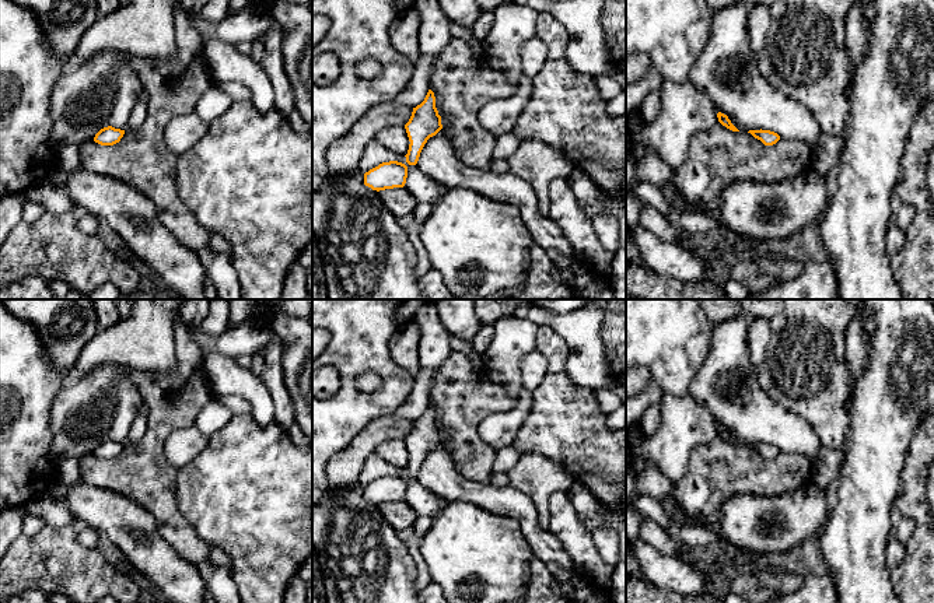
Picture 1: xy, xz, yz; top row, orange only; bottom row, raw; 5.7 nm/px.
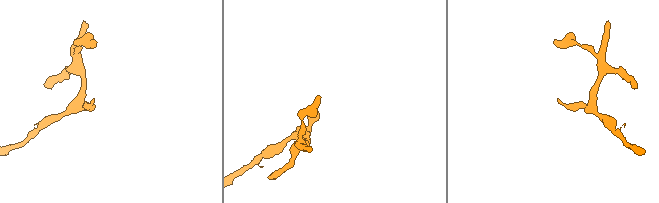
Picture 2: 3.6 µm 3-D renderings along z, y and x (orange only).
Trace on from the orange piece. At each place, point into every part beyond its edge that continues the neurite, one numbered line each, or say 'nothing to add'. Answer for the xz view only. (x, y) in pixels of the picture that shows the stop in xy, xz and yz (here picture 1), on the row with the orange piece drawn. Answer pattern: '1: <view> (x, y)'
nothing to add

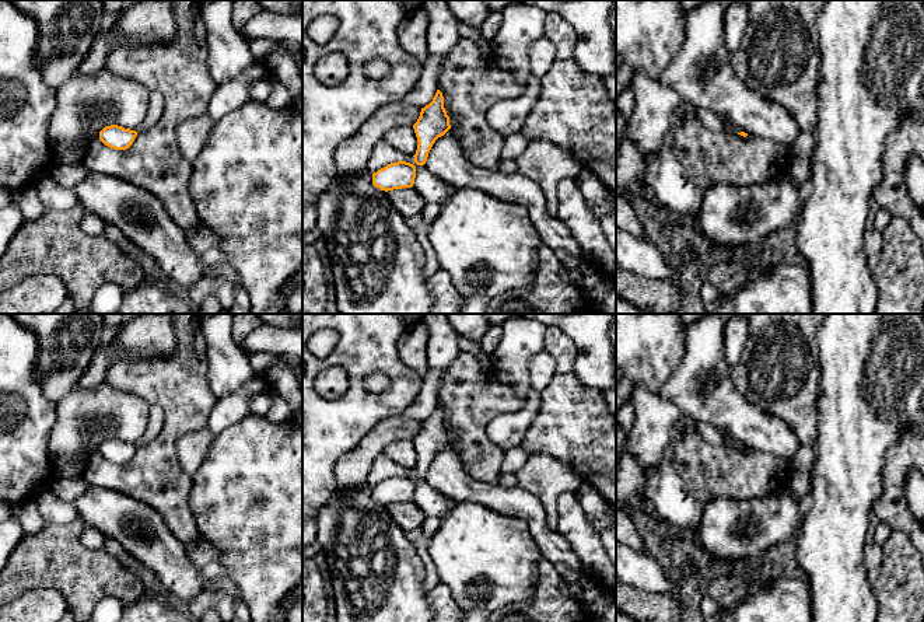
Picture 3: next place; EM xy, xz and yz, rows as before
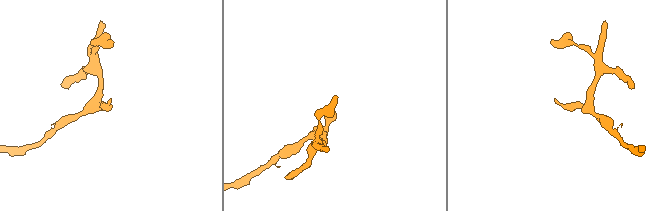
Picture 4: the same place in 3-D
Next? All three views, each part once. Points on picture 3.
nothing to add

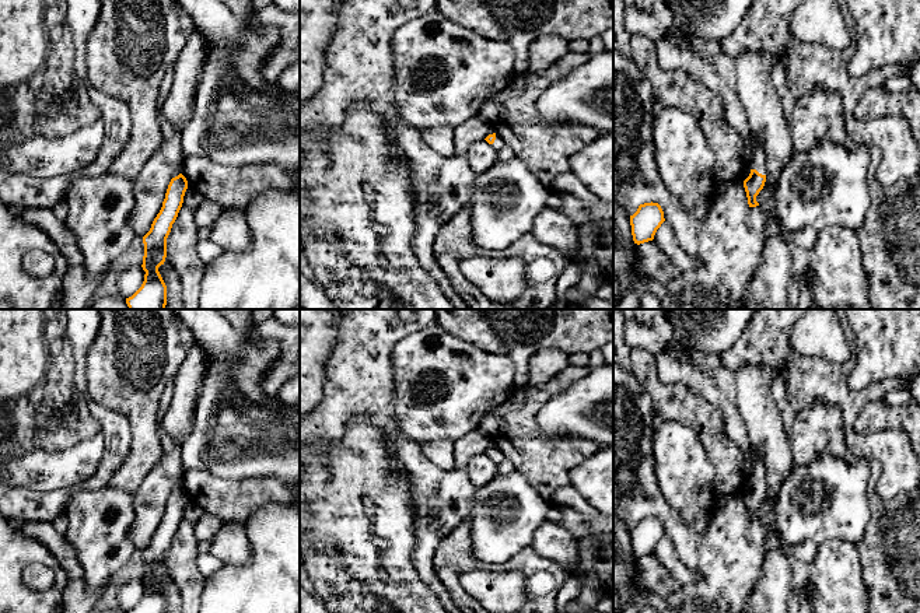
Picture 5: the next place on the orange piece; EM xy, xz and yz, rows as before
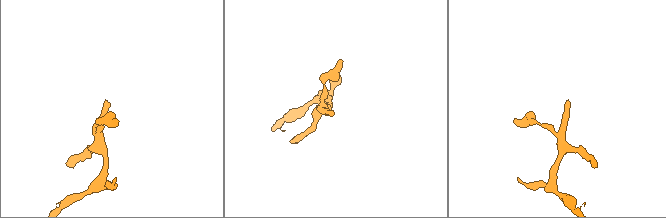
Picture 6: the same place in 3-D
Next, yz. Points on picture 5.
1: yz (758, 153)

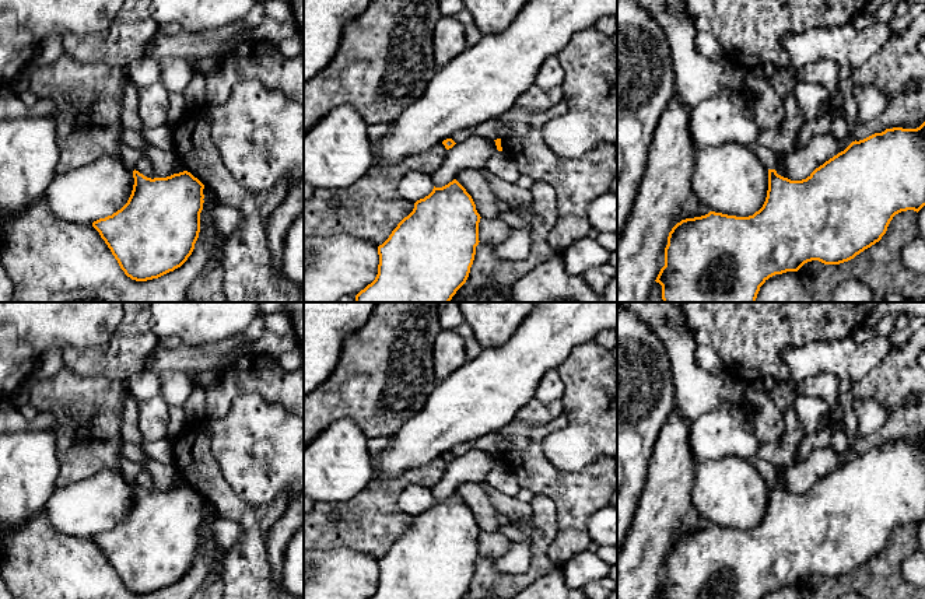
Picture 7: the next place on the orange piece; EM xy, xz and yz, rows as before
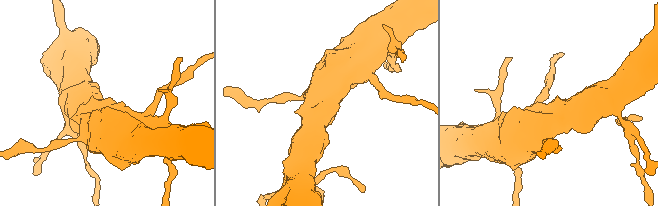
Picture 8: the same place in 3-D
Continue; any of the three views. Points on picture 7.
1: yz (767, 156)

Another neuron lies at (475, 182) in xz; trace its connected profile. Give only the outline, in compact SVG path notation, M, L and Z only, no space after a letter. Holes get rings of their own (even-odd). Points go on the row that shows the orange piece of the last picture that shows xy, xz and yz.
M483 168L465 169L456 176L456 181L472 196L481 218L491 220L498 216L498 199L491 190Z

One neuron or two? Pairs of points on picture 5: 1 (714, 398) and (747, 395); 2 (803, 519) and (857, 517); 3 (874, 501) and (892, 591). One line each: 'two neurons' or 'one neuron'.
1: two neurons
2: one neuron
3: one neuron

